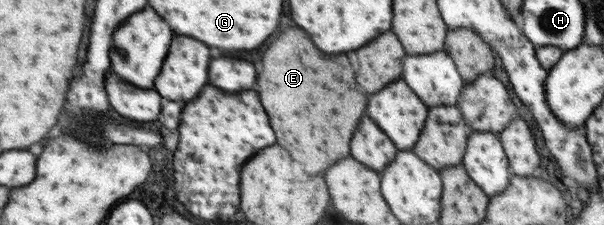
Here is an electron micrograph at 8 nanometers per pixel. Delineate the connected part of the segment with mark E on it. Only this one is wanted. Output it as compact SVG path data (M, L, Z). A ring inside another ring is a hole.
M290 28L286 30L264 54L264 70L260 72L260 96L264 98L264 106L272 118L272 126L278 134L278 142L292 152L292 156L302 162L308 170L308 174L318 174L328 170L328 166L348 154L348 142L352 132L356 130L356 124L366 108L366 98L358 90L354 82L354 70L344 54L326 54L302 28ZM316 136L322 136L324 142L316 146Z

